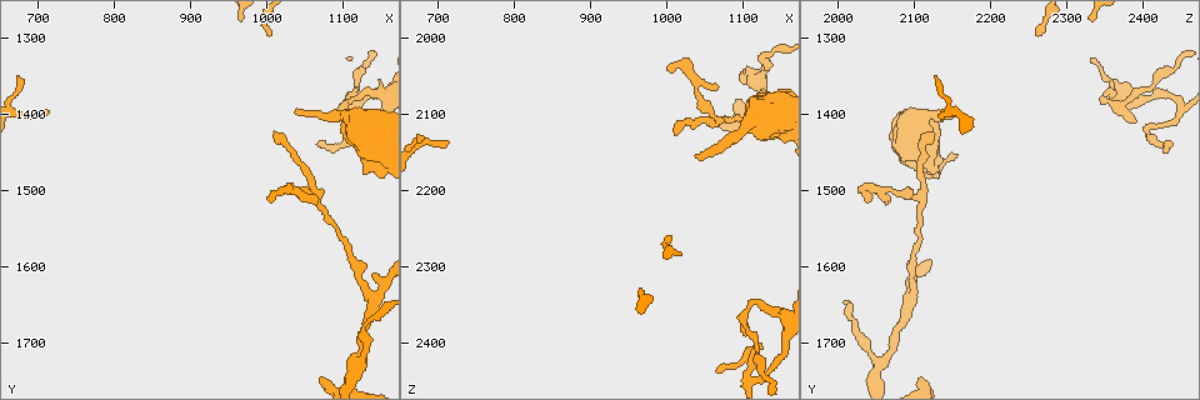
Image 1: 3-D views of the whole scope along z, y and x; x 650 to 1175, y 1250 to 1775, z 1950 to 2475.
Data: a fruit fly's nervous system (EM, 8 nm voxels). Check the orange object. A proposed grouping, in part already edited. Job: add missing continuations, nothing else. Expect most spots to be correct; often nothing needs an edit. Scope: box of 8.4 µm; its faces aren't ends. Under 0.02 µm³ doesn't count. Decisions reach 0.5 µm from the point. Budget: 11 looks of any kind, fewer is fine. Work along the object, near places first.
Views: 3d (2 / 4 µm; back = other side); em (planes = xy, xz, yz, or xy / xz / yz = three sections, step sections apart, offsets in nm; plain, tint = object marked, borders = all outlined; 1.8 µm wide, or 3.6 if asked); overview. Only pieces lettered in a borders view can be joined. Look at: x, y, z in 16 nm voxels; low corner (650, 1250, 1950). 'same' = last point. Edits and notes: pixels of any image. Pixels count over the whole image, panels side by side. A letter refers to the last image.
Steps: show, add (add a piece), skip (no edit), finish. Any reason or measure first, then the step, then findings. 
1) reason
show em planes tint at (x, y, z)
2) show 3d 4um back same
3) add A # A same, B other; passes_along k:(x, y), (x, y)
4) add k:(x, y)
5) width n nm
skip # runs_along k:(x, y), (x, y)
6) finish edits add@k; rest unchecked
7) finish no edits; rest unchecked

tapers out
show em 3.6um yz step 8 tint at (1070, 1440, 2435)

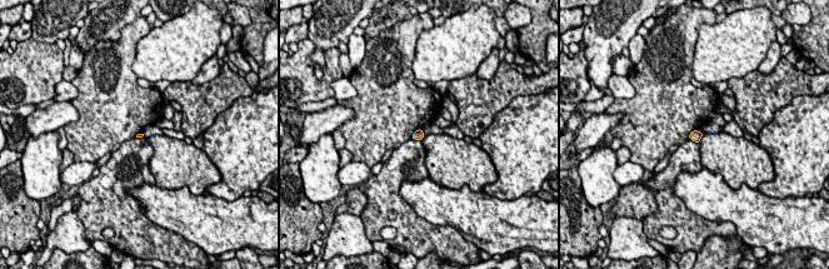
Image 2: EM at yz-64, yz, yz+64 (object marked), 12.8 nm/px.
show em 3.6um planes borders same

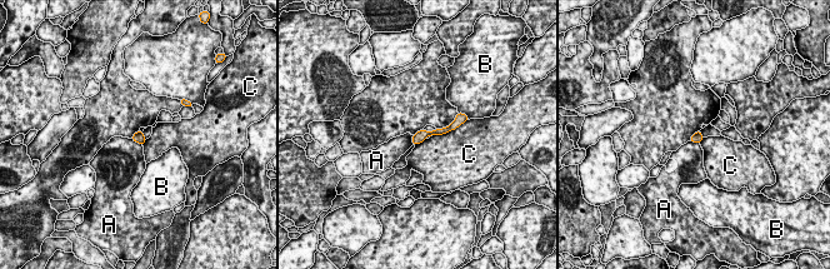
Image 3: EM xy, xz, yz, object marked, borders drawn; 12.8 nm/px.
skip # A other, B other, C other; border 3:(131, 138), (141, 145); none of them fits

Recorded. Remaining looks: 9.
show em planes borders at (1120, 1375, 2350)

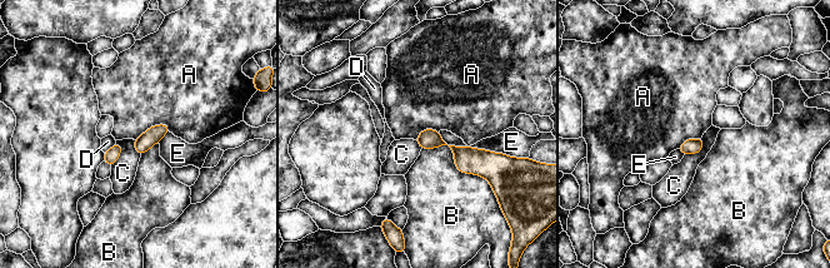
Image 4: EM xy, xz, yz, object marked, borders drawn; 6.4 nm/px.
longest_contact B 500 nm
skip # A other, B other, C other, D other, E other; border 4:(170, 127), (154, 124), (134, 139); no lettered piece goes on from it

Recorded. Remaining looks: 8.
thin neck
show 3d 4um at (1060, 1505, 2110)

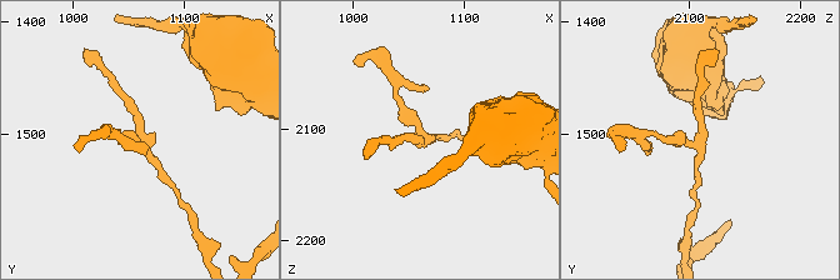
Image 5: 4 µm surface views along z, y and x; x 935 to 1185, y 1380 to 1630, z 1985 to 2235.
show em planes borders at (1064, 1508, 2108)

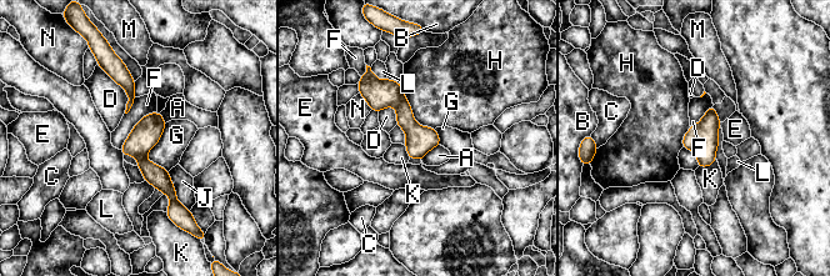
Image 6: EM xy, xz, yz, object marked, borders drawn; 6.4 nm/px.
skip # A other, B other, C other, D other, E other, F other, G other, H other, J other, K other, L other, M other, N other; runs_along 6:(154, 115), (141, 161), (174, 204); no lettered piece goes on from it

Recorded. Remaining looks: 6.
branch stops here
show 3d 4um at (1040, 1395, 2155)

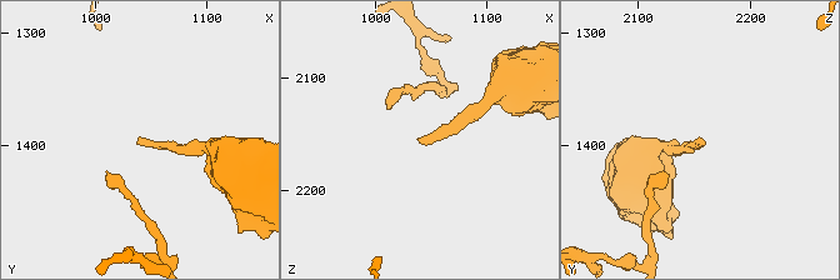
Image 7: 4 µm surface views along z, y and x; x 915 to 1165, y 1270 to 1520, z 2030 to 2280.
shape alone is not enough
show em planes borders at (1040, 1396, 2156)

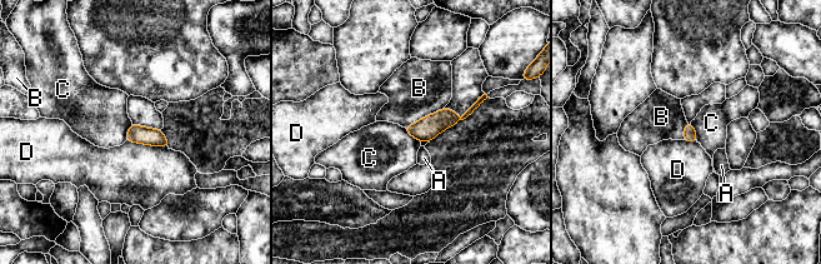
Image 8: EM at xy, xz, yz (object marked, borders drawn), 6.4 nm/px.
skip # A other, B other, C other, D other; border 8:(690, 123), (697, 140); no lettered piece goes on from it

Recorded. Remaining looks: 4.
finish no edits; rest unchecked

